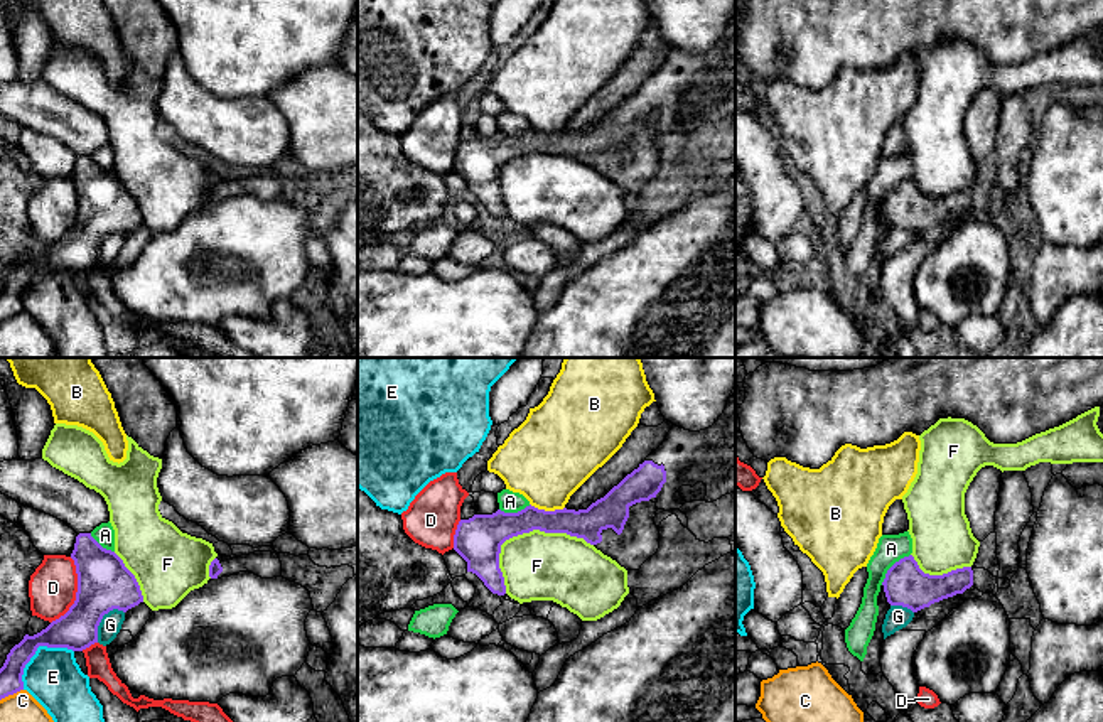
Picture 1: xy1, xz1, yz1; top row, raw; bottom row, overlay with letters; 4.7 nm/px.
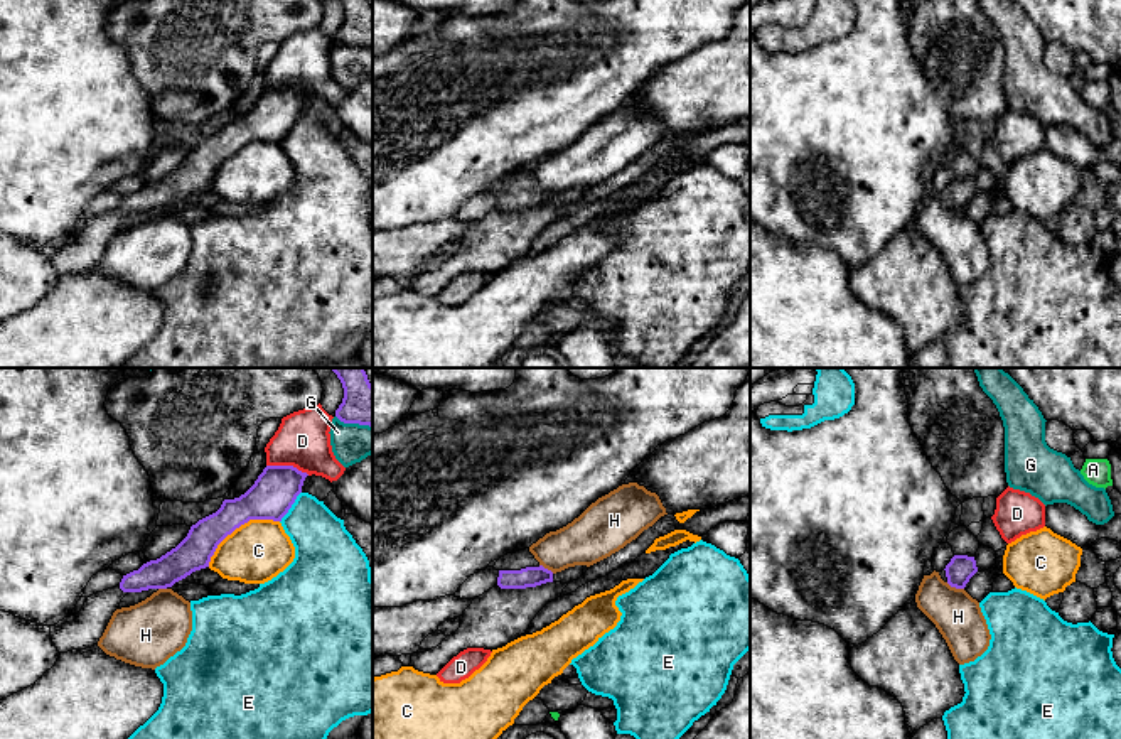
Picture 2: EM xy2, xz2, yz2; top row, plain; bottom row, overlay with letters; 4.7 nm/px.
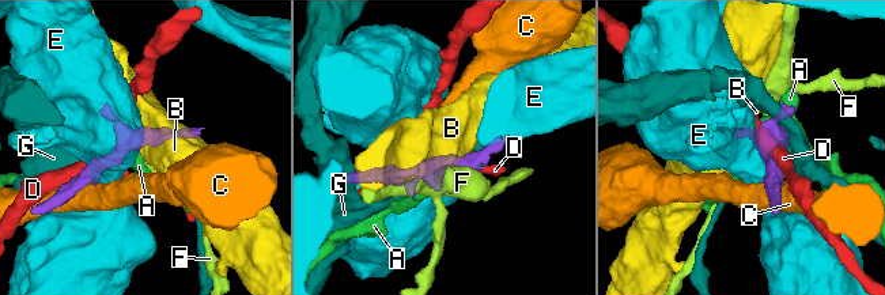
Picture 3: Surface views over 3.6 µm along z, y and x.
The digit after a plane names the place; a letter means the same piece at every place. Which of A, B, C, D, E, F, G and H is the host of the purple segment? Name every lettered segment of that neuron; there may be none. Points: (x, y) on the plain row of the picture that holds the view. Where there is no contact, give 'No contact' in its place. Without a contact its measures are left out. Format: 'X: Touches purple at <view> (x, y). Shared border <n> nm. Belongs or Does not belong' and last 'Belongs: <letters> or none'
A: Touches purple at yz1 (891, 189). Shared border 200 nm. Does not belong
B: Touches purple at xz1 (547, 134). Shared border 170 nm. Does not belong
C: Touches purple at xy2 (238, 149). Shared border 400 nm. Does not belong
D: Touches purple at xy1 (76, 215). Shared border 340 nm. Does not belong
E: Touches purple at xy1 (36, 272). Shared border 320 nm. Does not belong
F: Touches purple at xz1 (523, 154). Shared border 480 nm. Does not belong
G: Touches purple at xy1 (102, 240). Shared border 200 nm. Does not belong
H: Touches purple at yz2 (954, 208). Shared border 90 nm. Does not belong
Belongs: none

